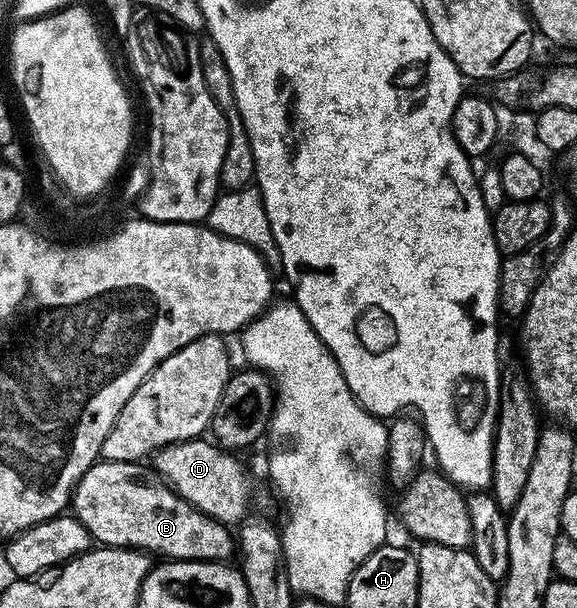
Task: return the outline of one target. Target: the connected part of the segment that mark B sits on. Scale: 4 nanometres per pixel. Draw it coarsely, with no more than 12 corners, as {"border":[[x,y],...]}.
{"border":[[94,462],[74,517],[96,543],[227,560],[237,538],[138,462]]}

